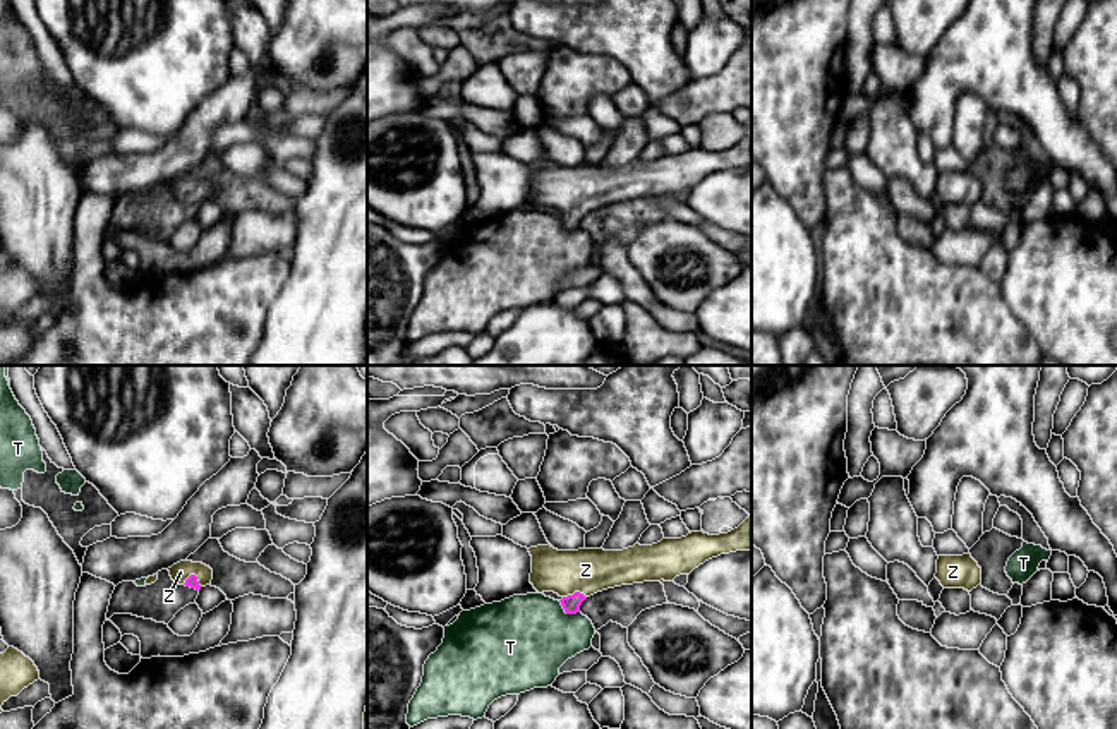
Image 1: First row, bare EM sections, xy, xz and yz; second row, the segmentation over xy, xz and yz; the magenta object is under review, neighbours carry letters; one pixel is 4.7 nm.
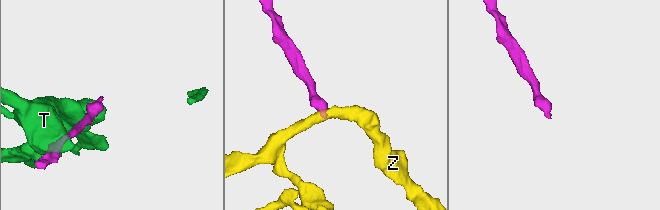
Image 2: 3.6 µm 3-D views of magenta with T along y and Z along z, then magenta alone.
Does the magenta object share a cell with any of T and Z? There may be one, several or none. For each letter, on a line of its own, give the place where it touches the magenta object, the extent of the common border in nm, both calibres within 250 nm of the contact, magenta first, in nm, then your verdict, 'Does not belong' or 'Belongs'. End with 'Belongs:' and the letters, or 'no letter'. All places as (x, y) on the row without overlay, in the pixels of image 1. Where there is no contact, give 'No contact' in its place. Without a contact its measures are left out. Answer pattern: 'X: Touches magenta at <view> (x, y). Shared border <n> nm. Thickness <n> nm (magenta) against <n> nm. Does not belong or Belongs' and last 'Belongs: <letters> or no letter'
T: Touches magenta at xz (567, 228). Shared border 120 nm. Thickness 80 nm (magenta) against 420 nm. Does not belong
Z: Touches magenta at xz (575, 208). Shared border 110 nm. Thickness 80 nm (magenta) against 200 nm. Belongs
Belongs: Z

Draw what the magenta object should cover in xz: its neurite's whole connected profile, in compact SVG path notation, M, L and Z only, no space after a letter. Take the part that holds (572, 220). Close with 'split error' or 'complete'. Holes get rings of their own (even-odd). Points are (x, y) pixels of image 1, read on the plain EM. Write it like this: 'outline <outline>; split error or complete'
outline M752 132L728 149L691 148L623 166L530 163L530 199L539 209L558 209L565 228L577 230L582 218L597 208L643 197L673 197L712 173L736 166L752 166Z; split error

